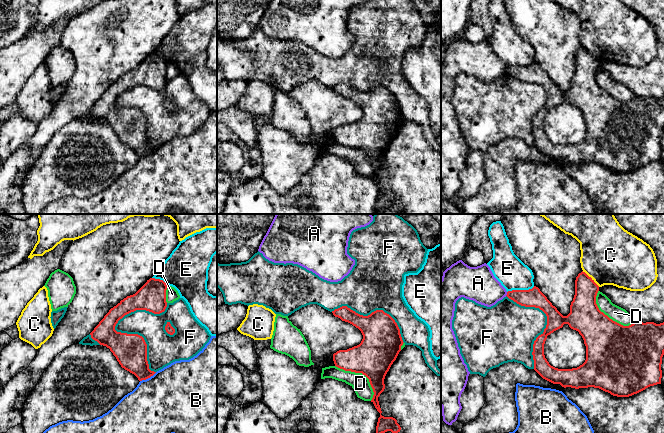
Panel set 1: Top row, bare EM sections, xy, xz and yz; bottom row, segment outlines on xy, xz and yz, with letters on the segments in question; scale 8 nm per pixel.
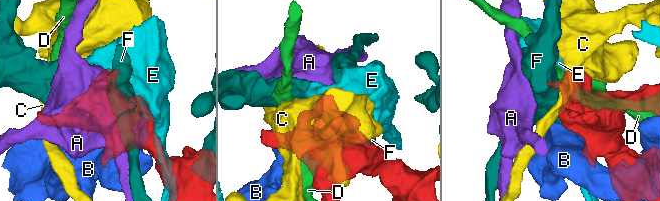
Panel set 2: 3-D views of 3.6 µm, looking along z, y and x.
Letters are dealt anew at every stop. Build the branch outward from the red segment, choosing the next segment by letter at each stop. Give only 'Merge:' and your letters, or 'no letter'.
Merge: no letter

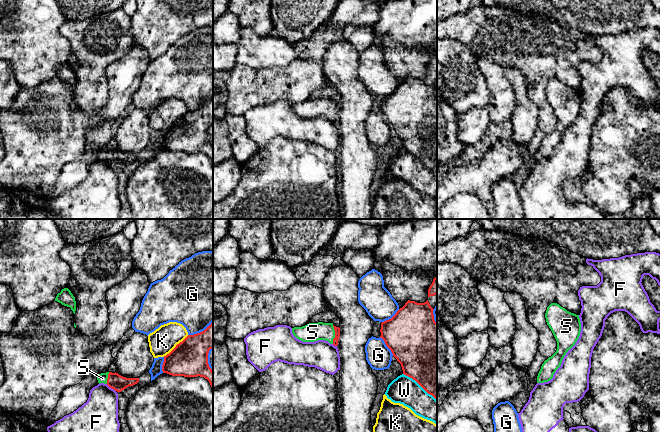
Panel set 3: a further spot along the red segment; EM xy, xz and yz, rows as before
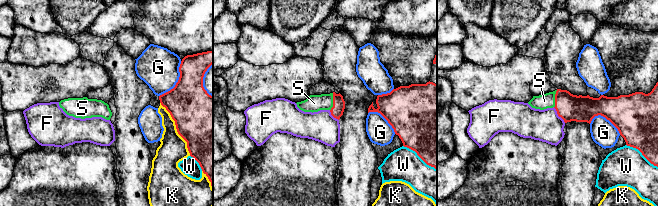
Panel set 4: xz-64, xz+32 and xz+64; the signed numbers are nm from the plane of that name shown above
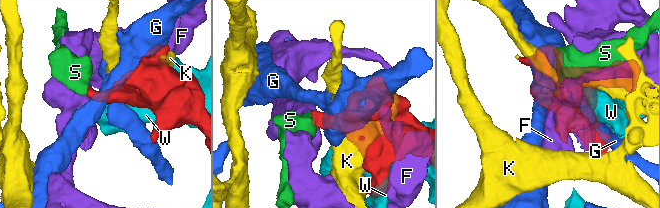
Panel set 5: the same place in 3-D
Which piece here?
Merge: S

